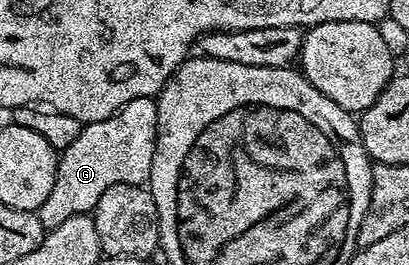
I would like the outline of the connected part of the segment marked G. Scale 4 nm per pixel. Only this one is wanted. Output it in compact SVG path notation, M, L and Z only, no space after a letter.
M152 97L132 99L132 103L108 119L83 124L80 135L76 135L76 143L61 150L56 183L48 199L44 199L36 211L43 230L60 227L64 219L72 219L81 213L93 214L96 203L100 203L100 195L104 195L108 187L116 187L120 183L140 185L149 182L157 142L158 103Z

